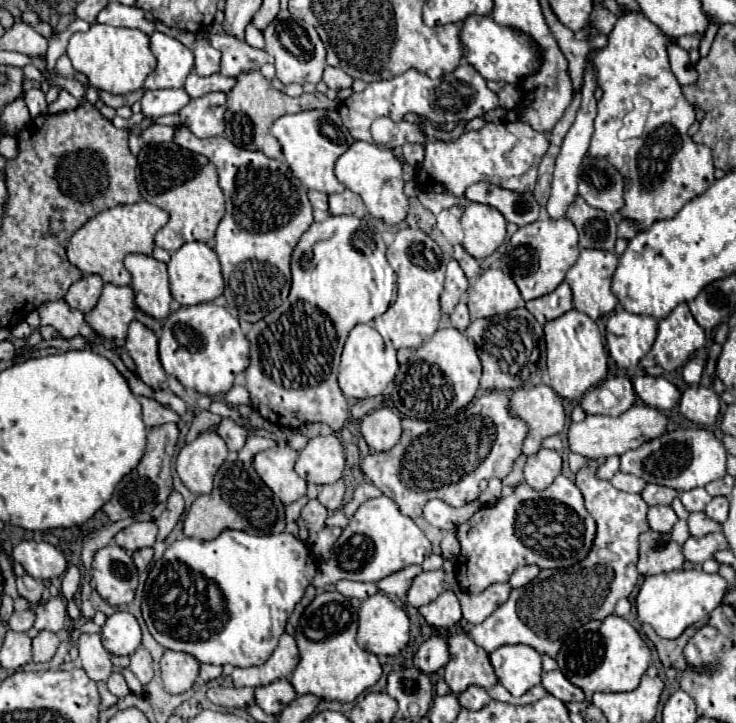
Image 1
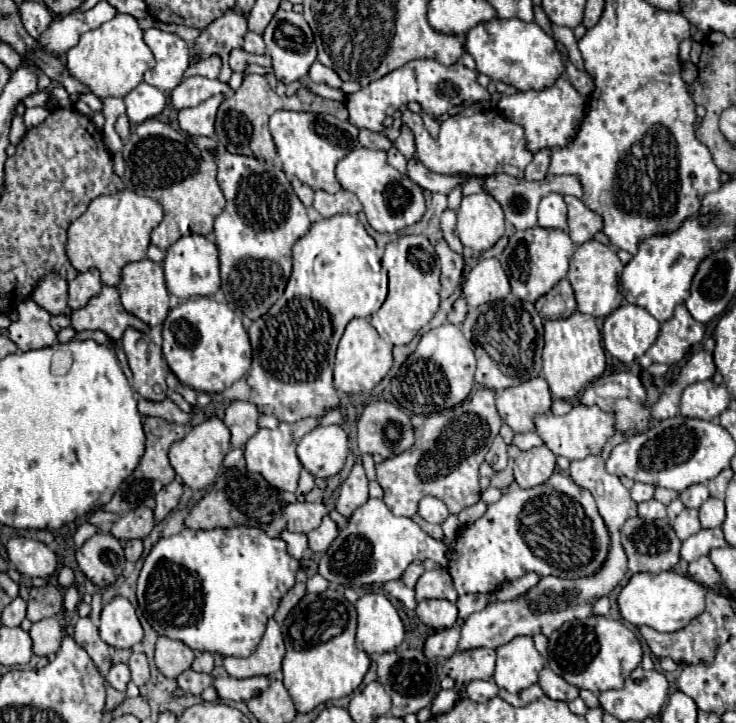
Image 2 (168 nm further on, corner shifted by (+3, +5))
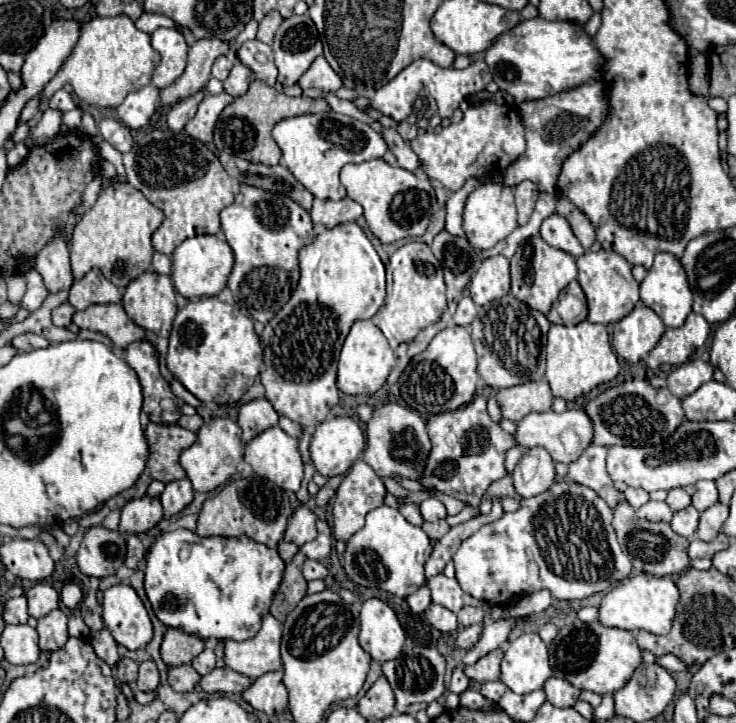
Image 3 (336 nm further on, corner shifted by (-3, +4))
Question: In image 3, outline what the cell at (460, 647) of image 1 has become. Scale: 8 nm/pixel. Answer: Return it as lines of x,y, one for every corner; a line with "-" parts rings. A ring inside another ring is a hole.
490,651
486,657
478,659
474,665
464,667
464,673
478,681
478,683
486,683
486,681
496,681
500,677
500,661
504,657
504,651

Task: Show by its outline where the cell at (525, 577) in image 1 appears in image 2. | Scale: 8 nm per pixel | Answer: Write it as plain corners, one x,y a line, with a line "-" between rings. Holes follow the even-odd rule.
528,572
522,578
516,578
512,582
506,582
500,586
500,590
496,590
496,598
498,600
512,600
518,598
520,594
524,594
526,590
530,590
536,582
538,582
538,574
536,572

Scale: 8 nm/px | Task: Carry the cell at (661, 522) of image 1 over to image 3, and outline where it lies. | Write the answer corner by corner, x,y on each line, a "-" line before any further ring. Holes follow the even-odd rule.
648,501
646,505
642,505
636,515
640,519
648,519
648,521
670,521
672,519
672,511
664,501

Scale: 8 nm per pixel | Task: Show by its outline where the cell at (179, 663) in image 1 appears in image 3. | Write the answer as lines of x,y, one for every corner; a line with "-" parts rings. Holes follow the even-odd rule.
168,629
162,641
162,659
166,665
190,663
204,651
204,639
184,633
180,629

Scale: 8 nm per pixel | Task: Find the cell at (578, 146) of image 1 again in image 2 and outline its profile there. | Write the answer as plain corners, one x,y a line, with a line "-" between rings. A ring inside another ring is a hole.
548,194
538,208
538,226
566,230
566,202
562,194

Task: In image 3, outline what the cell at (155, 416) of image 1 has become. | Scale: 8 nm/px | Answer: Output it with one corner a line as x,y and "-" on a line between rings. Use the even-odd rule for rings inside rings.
196,413
196,415
192,415
192,417
182,415
178,423
180,423
184,429
190,429
190,431
194,431
194,433
196,433
196,431
202,427
202,423
204,423
204,421
202,421
202,417

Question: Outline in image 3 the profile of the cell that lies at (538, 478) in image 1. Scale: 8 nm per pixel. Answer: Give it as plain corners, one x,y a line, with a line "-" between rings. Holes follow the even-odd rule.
542,447
528,449
512,473
514,489
522,499
544,493
554,483
554,477
554,461

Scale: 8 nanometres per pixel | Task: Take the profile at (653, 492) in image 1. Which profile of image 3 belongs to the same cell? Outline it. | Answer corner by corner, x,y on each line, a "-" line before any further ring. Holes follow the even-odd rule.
628,487
628,489
624,491
624,499
626,499
626,503
628,503
630,507
638,509
638,507
642,507
650,497
648,497
648,493
646,493
646,491
642,491
642,489

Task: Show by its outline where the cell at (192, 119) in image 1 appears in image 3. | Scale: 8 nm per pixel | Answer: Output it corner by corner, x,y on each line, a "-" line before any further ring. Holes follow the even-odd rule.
220,93
214,97
204,97
202,103
198,105
196,115
186,123
186,133
198,141
212,141
212,131
216,125
218,115
222,113
222,109
232,103
234,97
228,93

